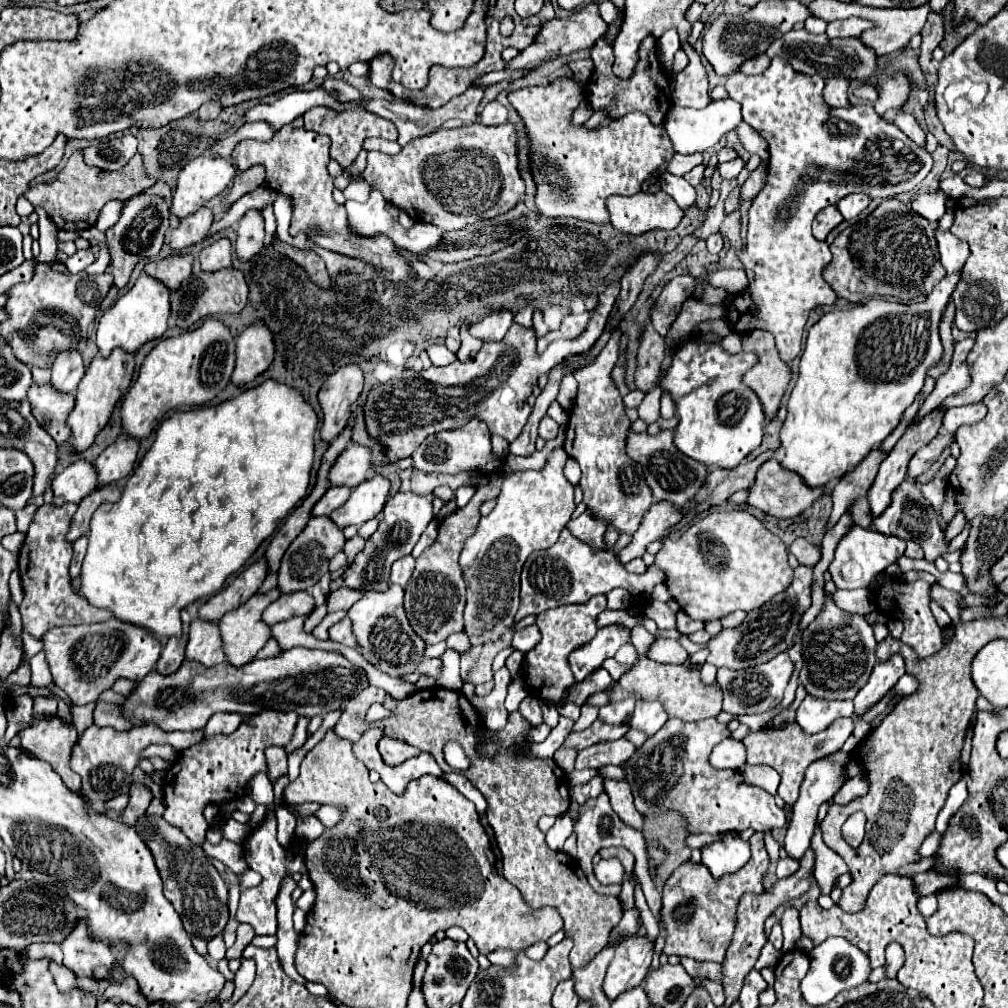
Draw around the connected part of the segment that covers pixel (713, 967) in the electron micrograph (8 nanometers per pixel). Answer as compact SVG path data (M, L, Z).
M681 958L681 966L693 976L705 976L721 982L721 968L717 962L697 962L691 958Z

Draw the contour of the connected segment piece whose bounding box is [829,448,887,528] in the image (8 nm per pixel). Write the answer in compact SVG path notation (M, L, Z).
M871 450L871 454L867 454L867 458L847 476L841 478L841 482L835 486L833 490L833 512L831 512L831 520L829 520L829 528L833 528L833 524L847 512L847 508L851 506L851 502L857 496L865 496L867 490L871 488L871 482L875 480L875 474L879 470L879 462L883 462L883 458L887 456L887 452L883 450Z

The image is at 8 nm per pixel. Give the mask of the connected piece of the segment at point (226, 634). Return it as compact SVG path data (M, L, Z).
M273 588L267 594L255 594L255 596L249 598L247 604L243 604L243 606L227 612L219 620L217 626L219 626L219 634L221 634L221 646L223 646L223 652L225 652L225 660L231 666L239 668L239 666L245 666L245 664L253 662L255 654L265 646L265 642L269 640L269 626L261 620L261 614L269 606L269 602L275 600L275 598L279 598L279 596L281 596L281 592L277 588Z

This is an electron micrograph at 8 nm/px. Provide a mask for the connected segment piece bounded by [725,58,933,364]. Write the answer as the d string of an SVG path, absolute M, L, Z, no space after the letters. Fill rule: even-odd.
M773 58L771 66L763 74L747 76L743 72L733 72L725 82L729 96L743 108L743 120L769 142L769 176L761 192L751 202L747 240L737 250L737 258L745 268L753 270L755 278L743 292L731 298L727 306L727 320L733 332L771 332L775 336L779 358L787 364L801 350L801 334L809 312L817 306L833 306L837 300L833 288L823 278L823 270L831 262L829 246L827 242L817 242L811 234L811 224L817 212L837 204L853 192L867 194L871 200L911 192L933 166L931 154L921 146L915 146L915 142L911 142L895 124L885 122L871 104L829 108L823 100L823 84L825 80L819 78L819 74L799 74L783 58Z

